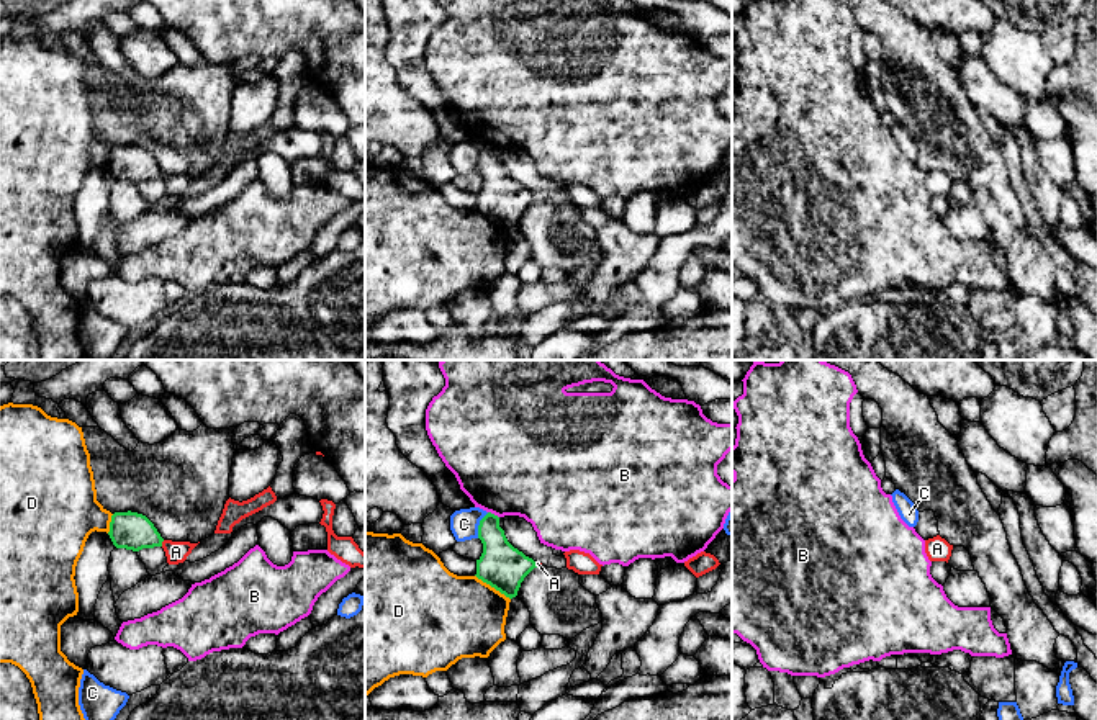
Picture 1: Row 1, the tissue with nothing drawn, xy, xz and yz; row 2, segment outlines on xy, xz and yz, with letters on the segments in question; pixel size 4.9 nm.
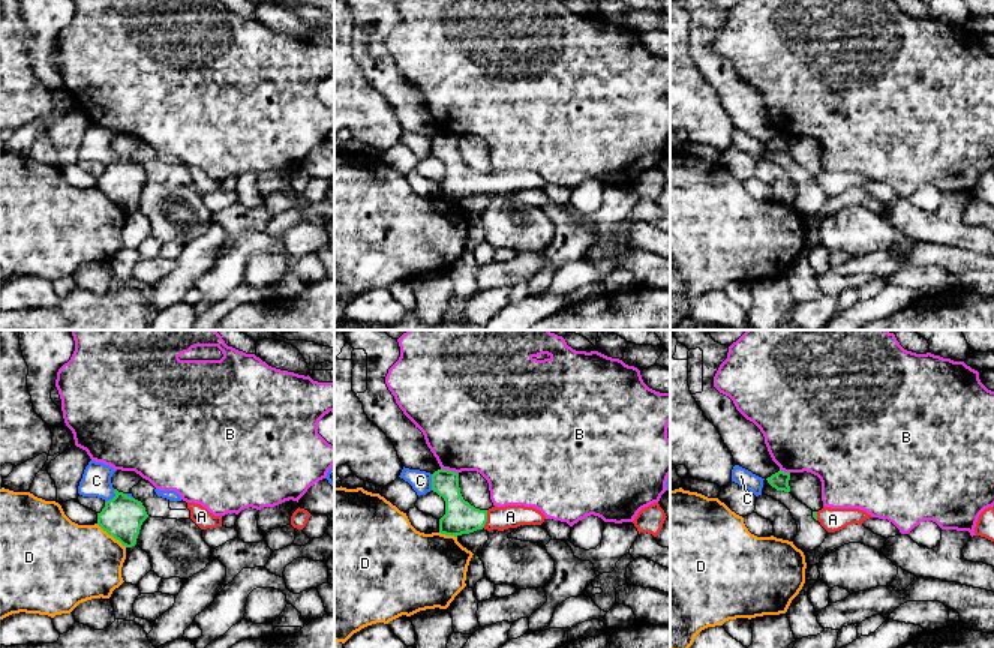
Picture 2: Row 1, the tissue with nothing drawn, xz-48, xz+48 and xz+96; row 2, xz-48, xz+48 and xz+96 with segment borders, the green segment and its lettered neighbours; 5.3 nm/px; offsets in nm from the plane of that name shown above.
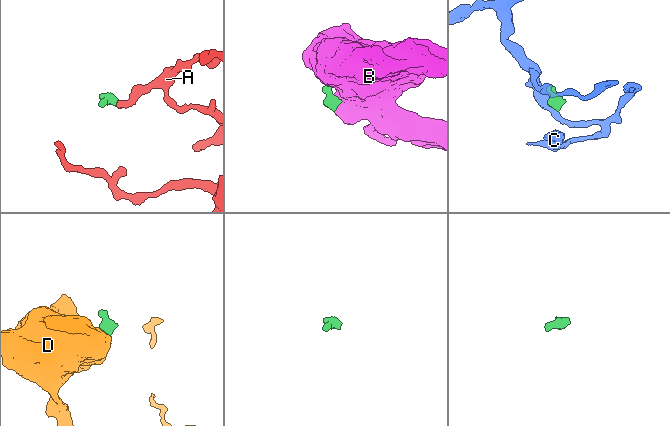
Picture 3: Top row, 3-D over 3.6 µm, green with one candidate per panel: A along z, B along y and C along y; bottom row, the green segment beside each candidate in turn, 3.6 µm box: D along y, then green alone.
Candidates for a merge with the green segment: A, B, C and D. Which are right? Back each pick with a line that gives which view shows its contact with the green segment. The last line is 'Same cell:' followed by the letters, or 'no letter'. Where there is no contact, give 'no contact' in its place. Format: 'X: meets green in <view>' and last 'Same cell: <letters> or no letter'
A: meets green in xy
Same cell: A

